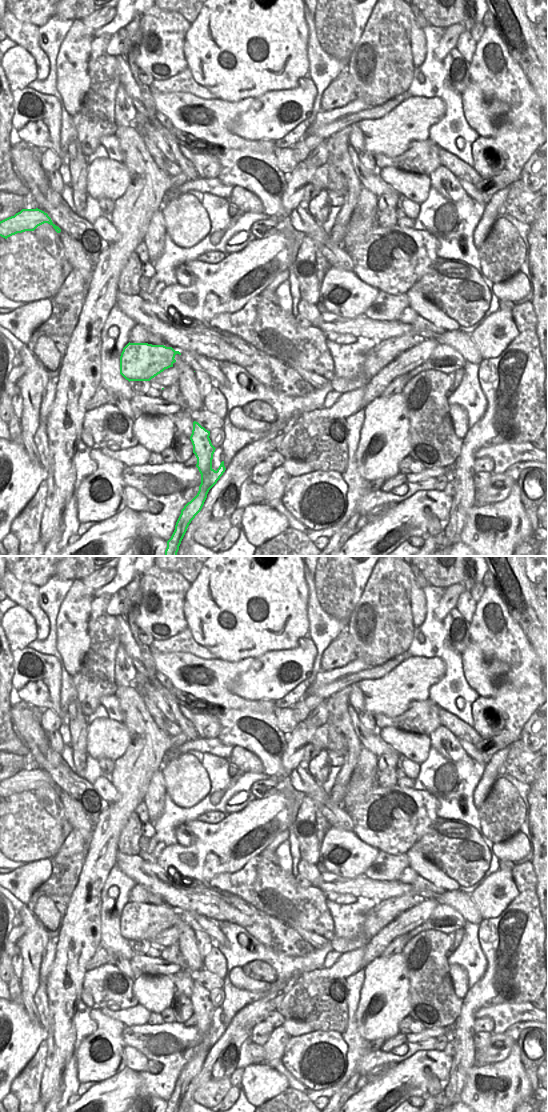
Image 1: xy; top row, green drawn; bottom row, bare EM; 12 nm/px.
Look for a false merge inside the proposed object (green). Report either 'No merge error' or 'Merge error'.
Merge error

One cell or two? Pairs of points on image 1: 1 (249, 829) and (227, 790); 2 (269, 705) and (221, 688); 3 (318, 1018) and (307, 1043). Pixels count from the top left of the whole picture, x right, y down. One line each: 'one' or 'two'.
1: two
2: one
3: two

